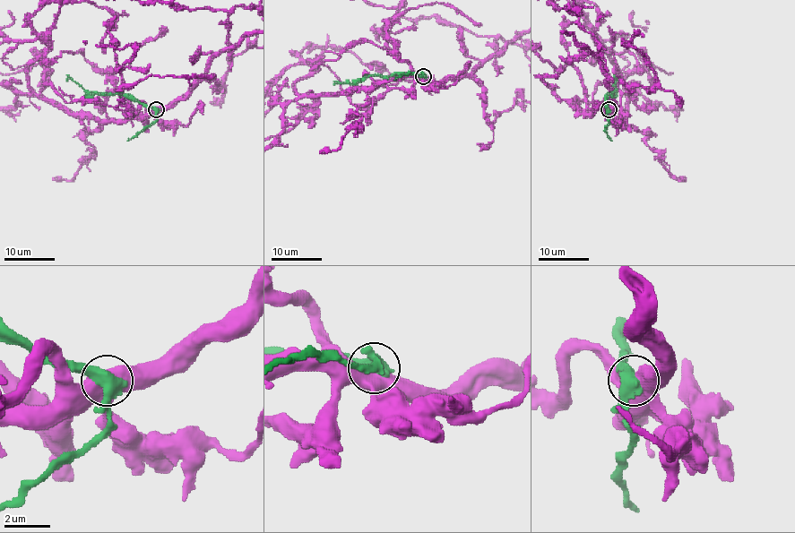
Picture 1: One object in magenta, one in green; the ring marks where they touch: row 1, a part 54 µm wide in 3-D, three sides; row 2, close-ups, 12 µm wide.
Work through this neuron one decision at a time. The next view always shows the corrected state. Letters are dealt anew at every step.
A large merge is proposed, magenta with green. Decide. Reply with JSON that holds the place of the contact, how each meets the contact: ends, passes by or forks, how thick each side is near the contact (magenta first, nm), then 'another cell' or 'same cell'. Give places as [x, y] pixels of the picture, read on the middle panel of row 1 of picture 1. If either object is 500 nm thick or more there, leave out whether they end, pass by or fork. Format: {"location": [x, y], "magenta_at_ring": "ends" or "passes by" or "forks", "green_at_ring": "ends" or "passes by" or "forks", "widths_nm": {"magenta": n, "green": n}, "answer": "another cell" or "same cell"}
{"location": [423, 76], "widths_nm": {"magenta": 550, "green": 550}, "answer": "another cell"}

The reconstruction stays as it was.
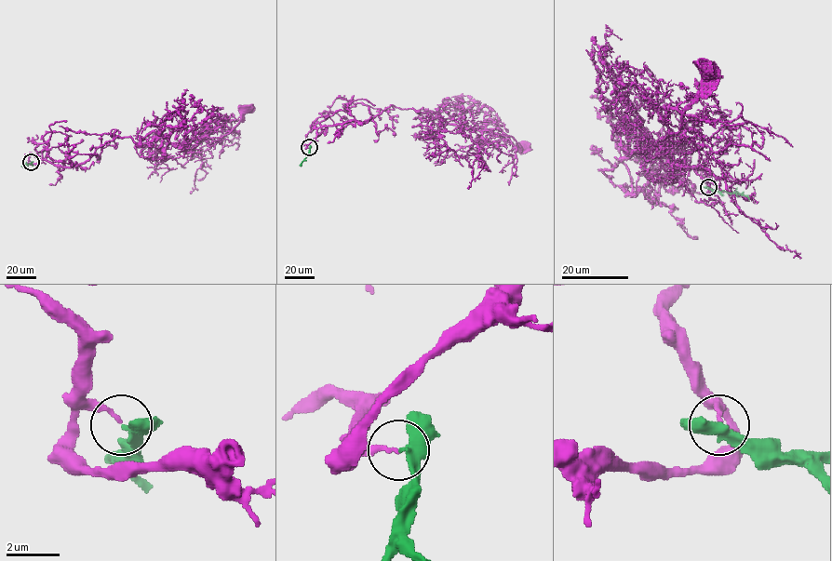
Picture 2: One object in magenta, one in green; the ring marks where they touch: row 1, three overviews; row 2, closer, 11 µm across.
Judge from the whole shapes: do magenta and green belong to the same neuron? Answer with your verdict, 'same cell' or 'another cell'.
another cell

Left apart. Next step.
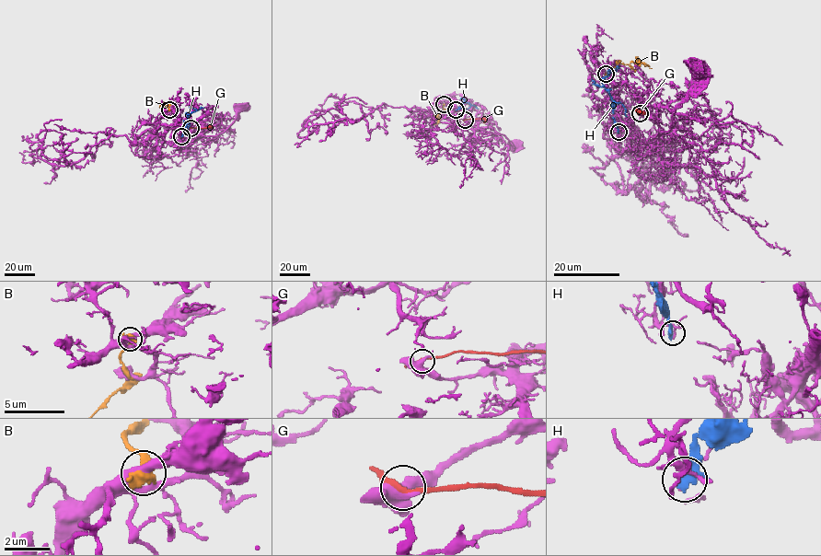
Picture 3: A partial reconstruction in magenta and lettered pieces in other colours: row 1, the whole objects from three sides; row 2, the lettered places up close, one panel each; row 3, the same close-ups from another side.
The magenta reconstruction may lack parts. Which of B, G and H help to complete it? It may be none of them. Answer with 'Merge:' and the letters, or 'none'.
Merge: none

